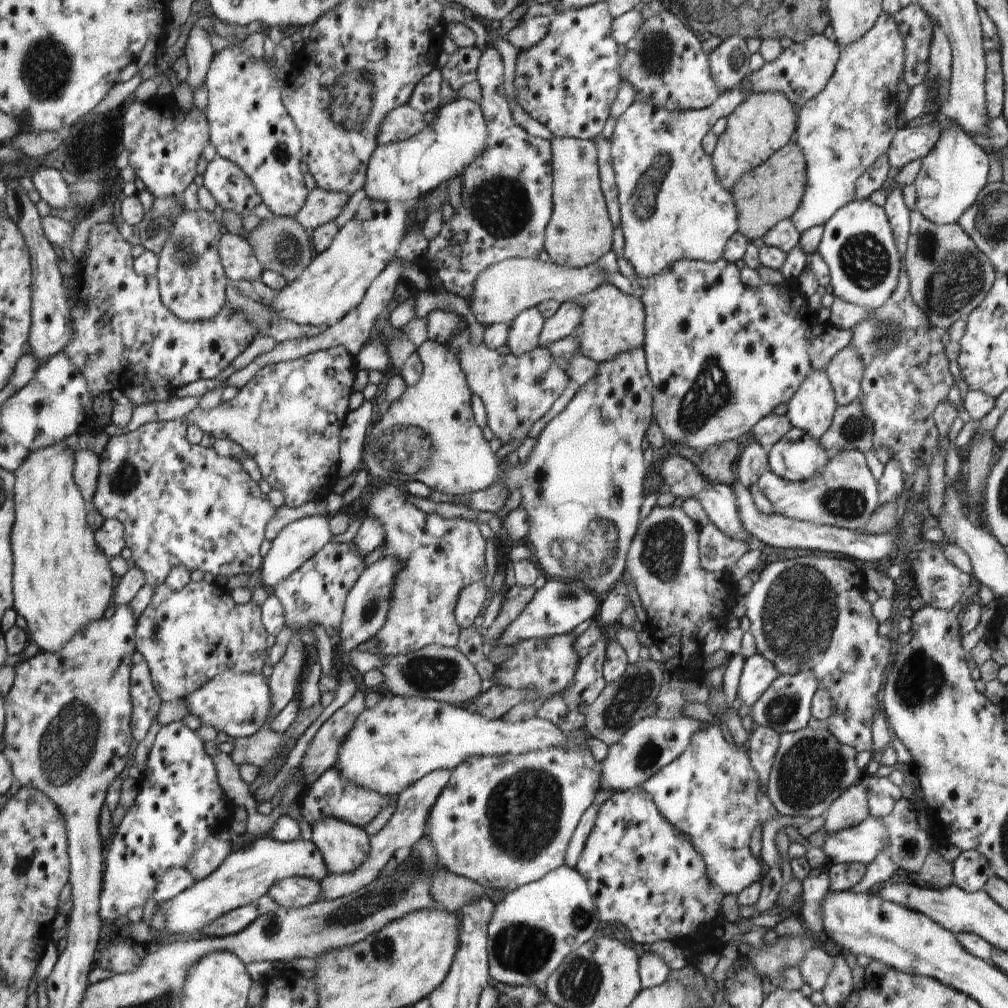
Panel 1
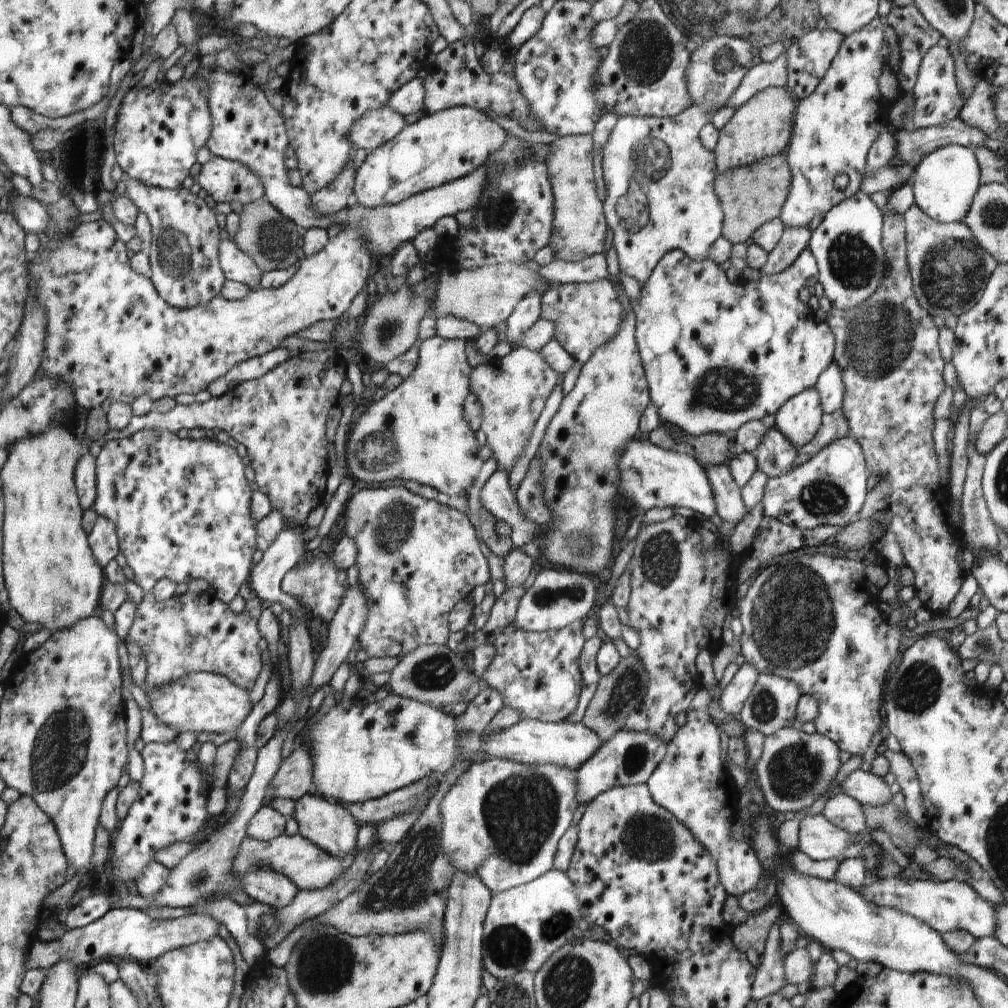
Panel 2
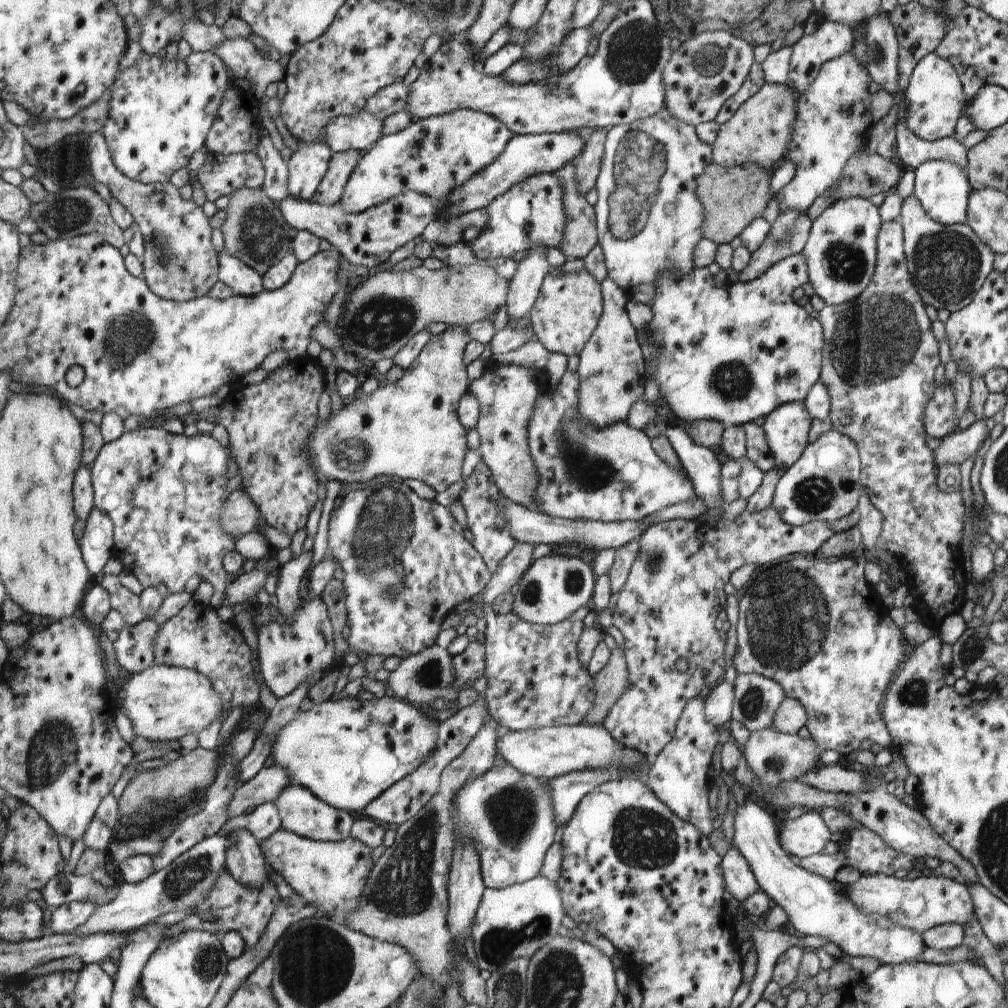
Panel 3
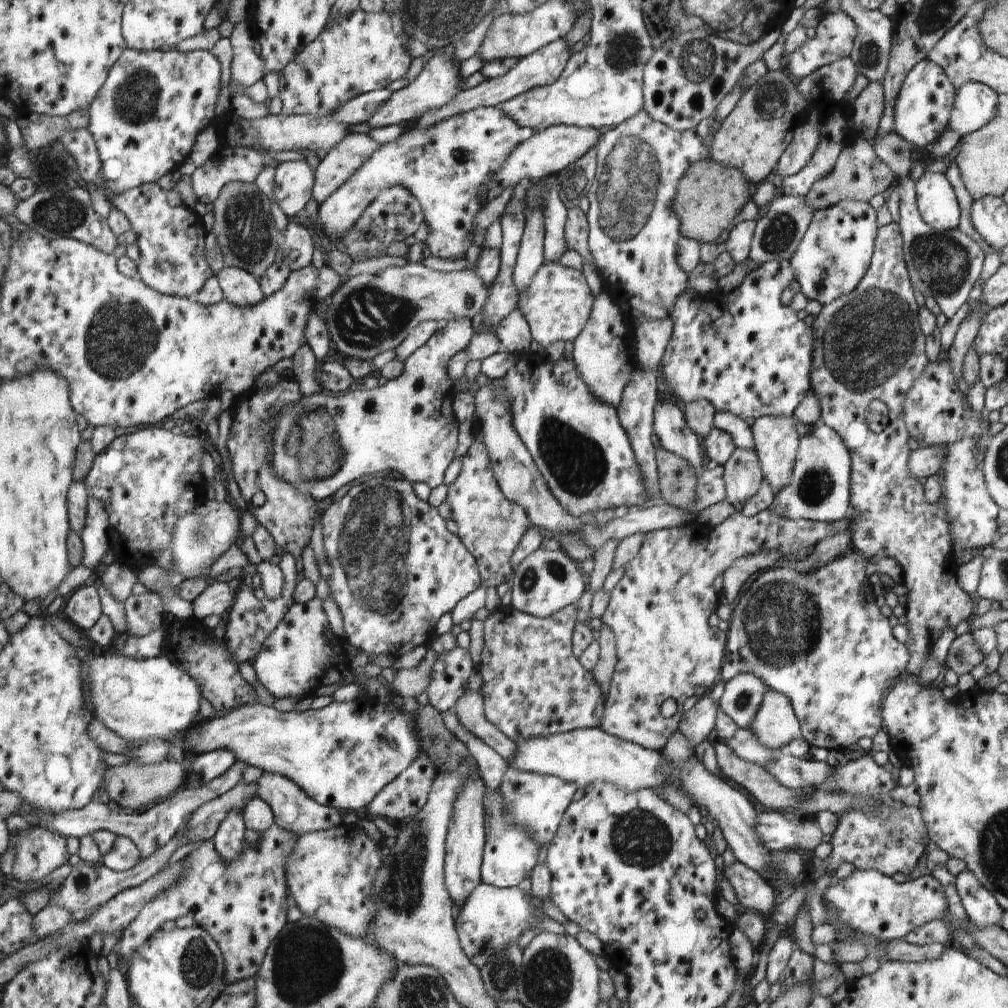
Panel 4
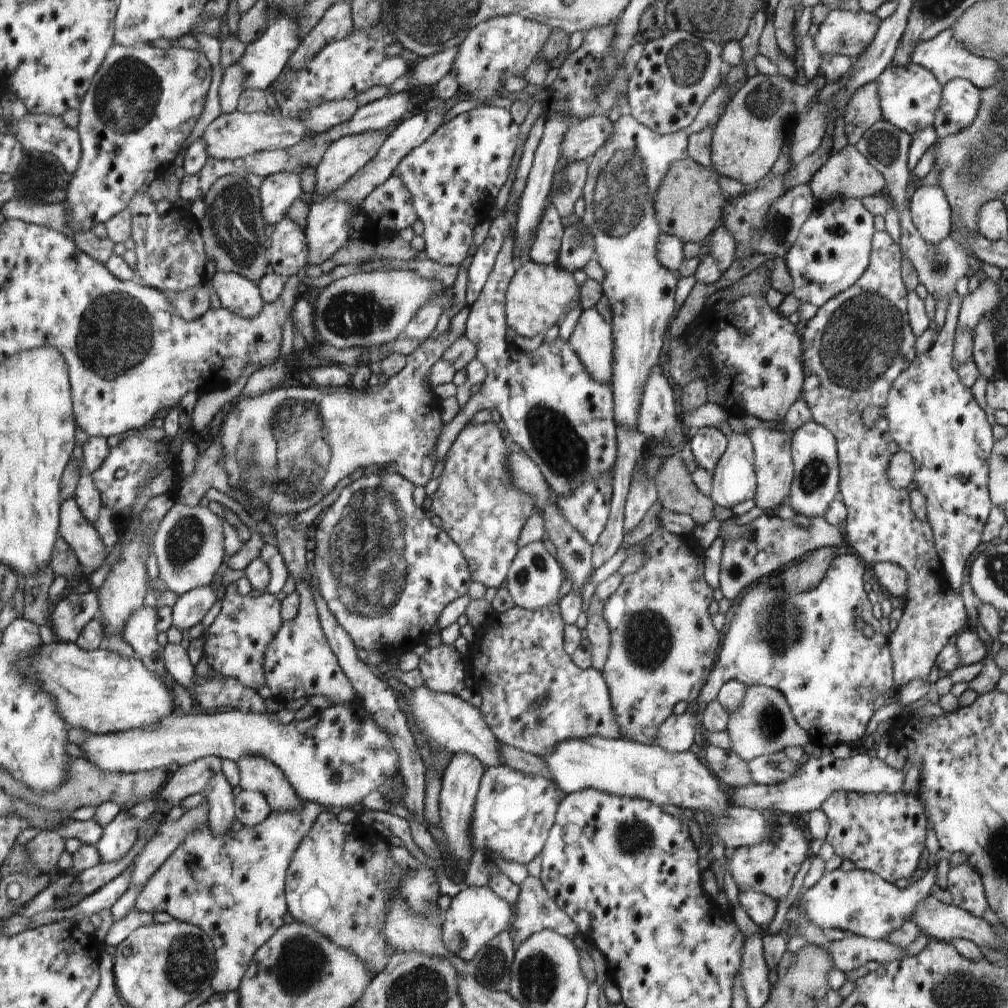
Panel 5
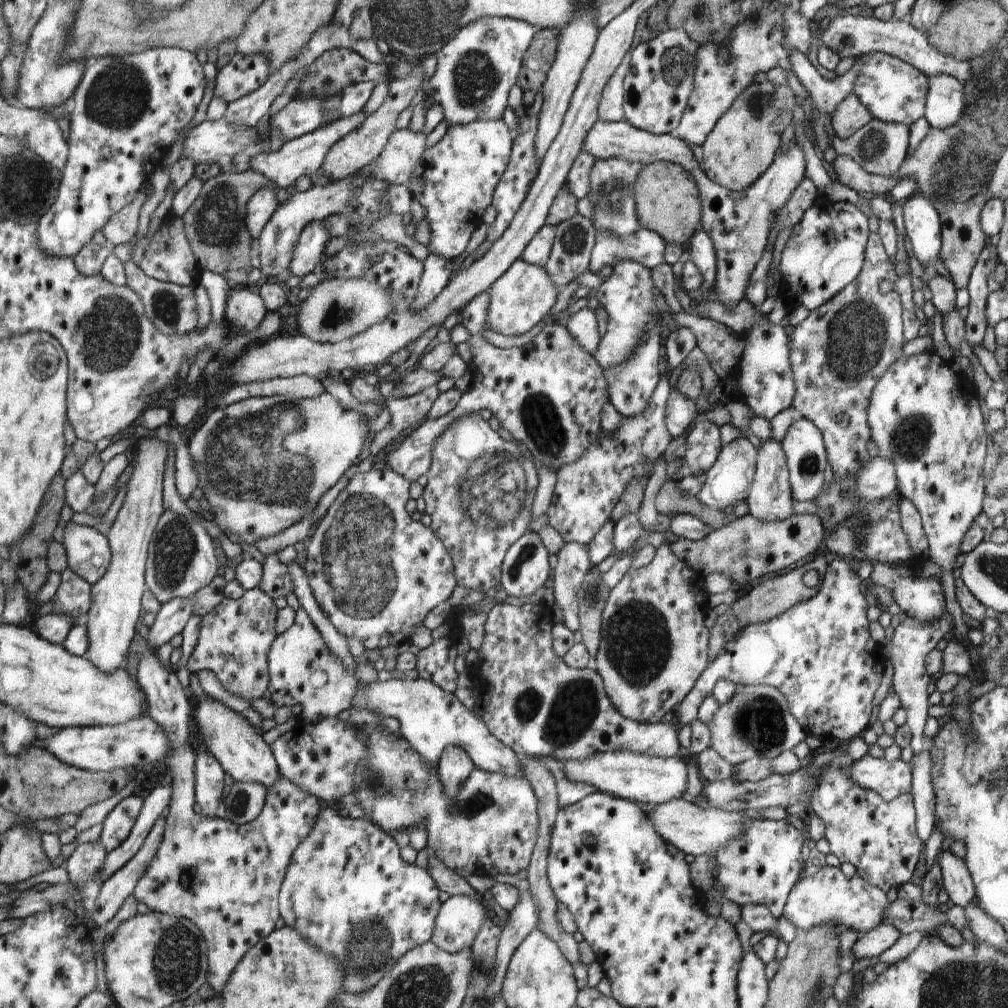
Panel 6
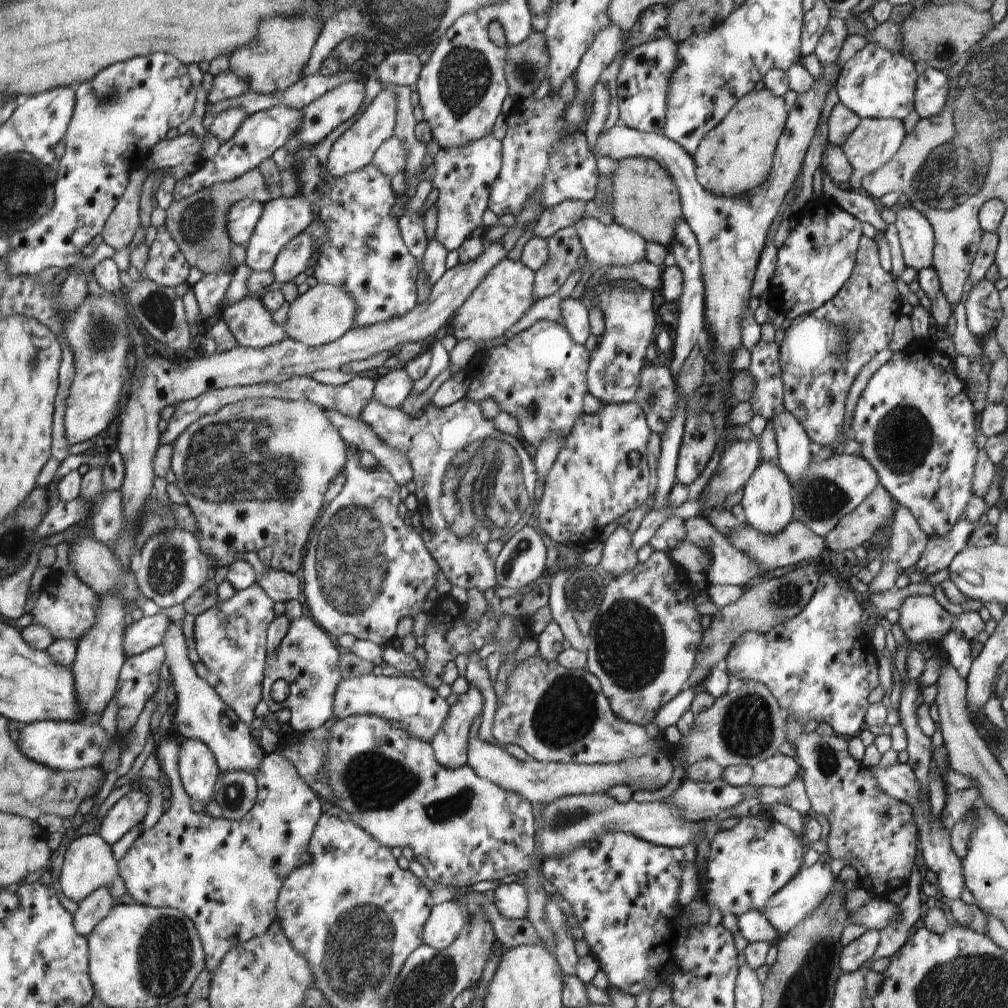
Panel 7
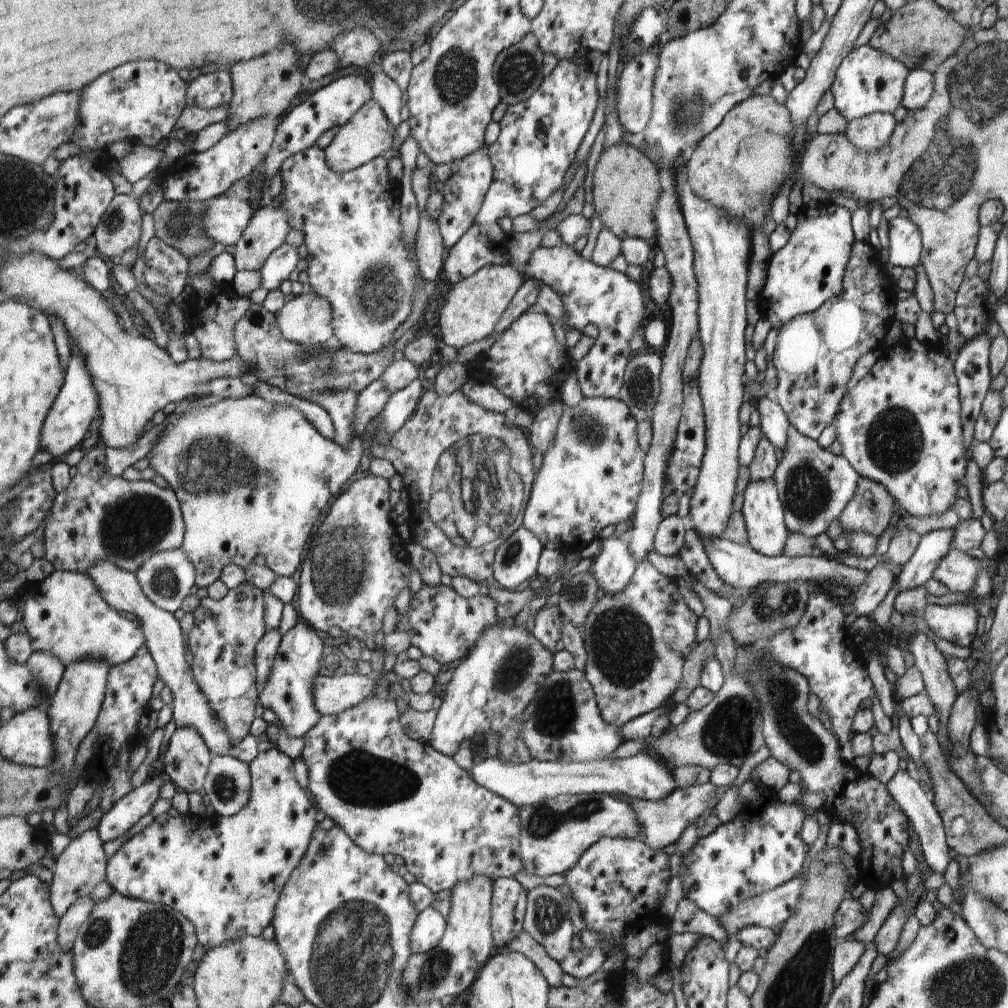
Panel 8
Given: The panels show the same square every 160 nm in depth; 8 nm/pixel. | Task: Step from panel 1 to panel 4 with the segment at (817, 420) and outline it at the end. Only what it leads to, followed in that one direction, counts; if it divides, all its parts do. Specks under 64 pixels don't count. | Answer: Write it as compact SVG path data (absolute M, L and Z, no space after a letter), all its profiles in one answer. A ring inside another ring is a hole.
M761 416L756 419L753 426L755 440L754 450L759 458L759 465L763 480L767 481L773 494L790 484L793 476L793 468L796 466L797 452L800 448L800 436L796 430L794 418Z

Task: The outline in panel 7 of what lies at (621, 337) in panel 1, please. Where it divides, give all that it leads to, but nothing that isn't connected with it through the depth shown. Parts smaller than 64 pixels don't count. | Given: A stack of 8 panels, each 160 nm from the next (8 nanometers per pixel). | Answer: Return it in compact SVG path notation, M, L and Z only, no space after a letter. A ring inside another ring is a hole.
M502 259L487 272L464 304L453 314L451 327L454 338L457 341L471 340L476 343L502 336L536 302L532 298L534 279L535 272L522 264L522 261Z

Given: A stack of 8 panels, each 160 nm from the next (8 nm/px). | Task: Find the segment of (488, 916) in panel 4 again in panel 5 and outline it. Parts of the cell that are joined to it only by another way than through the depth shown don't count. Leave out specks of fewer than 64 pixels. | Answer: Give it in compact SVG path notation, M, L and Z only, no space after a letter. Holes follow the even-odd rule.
M486 884L482 887L464 888L452 898L452 904L446 912L443 912L443 939L446 948L461 957L464 961L471 961L478 951L484 947L486 942L490 942L512 918L512 910L508 906L508 900L504 900L494 893Z

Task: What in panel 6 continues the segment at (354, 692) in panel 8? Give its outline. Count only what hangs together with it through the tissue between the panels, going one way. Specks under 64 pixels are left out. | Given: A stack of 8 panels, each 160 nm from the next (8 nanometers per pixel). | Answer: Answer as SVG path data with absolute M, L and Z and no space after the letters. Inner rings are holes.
M420 678L371 682L362 685L361 691L356 692L352 707L358 710L374 710L382 717L397 718L400 723L398 735L405 737L410 746L419 752L434 770L443 748L446 748L446 745L454 745L469 753L477 769L502 773L507 777L524 777L520 757L492 736L483 719L473 711L467 710L454 693L444 692L433 682Z

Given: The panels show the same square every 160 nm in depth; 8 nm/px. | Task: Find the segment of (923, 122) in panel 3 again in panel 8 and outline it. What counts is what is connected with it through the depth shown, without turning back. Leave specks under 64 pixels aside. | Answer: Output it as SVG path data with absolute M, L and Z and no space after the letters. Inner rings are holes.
M869 45L860 46L846 56L836 72L834 84L830 86L834 98L833 108L849 122L878 113L894 114L903 102L905 84L910 74L911 69L906 64L888 53L880 52Z

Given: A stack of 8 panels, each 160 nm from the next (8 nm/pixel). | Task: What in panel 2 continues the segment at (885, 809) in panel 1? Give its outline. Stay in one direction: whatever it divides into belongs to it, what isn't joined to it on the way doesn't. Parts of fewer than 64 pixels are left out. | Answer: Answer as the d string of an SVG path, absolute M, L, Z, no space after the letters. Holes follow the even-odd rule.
M860 769L848 774L839 791L856 798L862 806L884 806L892 799L890 788L882 777Z

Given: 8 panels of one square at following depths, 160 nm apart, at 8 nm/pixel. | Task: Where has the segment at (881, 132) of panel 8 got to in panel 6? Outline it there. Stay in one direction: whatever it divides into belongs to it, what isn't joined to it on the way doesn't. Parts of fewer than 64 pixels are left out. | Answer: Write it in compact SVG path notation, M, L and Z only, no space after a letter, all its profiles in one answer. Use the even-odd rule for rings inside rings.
M872 118L868 124L859 128L850 138L842 140L835 135L831 146L834 147L838 155L849 156L870 174L882 175L883 177L900 176L907 165L908 142L910 142L908 132L910 132L908 125L887 123Z

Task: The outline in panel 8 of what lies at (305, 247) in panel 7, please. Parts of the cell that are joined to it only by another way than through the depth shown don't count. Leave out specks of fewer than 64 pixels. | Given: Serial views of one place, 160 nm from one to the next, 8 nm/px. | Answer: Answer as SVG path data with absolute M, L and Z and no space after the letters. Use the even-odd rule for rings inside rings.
M284 242L282 246L276 248L268 258L260 270L261 288L268 290L277 290L284 280L288 280L292 271L297 268L300 260L298 248L294 244Z

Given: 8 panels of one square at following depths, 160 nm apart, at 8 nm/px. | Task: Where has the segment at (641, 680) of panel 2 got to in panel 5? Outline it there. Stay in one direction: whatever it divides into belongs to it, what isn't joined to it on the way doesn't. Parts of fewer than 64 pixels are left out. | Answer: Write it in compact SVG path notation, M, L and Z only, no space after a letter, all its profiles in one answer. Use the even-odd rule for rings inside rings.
M595 595L588 602L587 621L588 626L585 628L586 636L592 646L591 664L597 672L604 670L608 654L610 652L610 630L603 616L603 607L605 602L600 602Z

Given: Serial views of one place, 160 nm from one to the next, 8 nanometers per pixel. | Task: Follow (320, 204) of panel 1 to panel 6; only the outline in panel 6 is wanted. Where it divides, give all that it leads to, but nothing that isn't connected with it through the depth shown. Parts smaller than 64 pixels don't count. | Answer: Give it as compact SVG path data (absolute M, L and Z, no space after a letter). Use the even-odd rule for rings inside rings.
M415 66L409 77L389 83L388 96L384 103L375 112L369 114L355 131L349 132L344 138L336 142L323 158L321 169L330 182L346 179L378 158L390 135L395 131L396 119L400 116L400 112L408 108L416 91L421 88L422 81L422 67Z

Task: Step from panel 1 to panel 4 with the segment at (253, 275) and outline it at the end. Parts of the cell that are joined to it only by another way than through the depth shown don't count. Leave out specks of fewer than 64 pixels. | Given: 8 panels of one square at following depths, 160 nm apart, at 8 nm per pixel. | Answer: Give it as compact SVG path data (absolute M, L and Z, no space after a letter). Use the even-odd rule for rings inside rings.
M225 266L215 277L219 280L224 299L237 306L255 307L264 299L261 284L246 270Z

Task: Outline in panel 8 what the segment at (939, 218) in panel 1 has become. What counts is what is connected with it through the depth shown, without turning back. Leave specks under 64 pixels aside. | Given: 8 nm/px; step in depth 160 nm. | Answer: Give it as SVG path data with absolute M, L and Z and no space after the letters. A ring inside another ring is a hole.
M903 213L889 222L889 230L890 252L886 262L903 269L917 267L923 251L921 229Z

